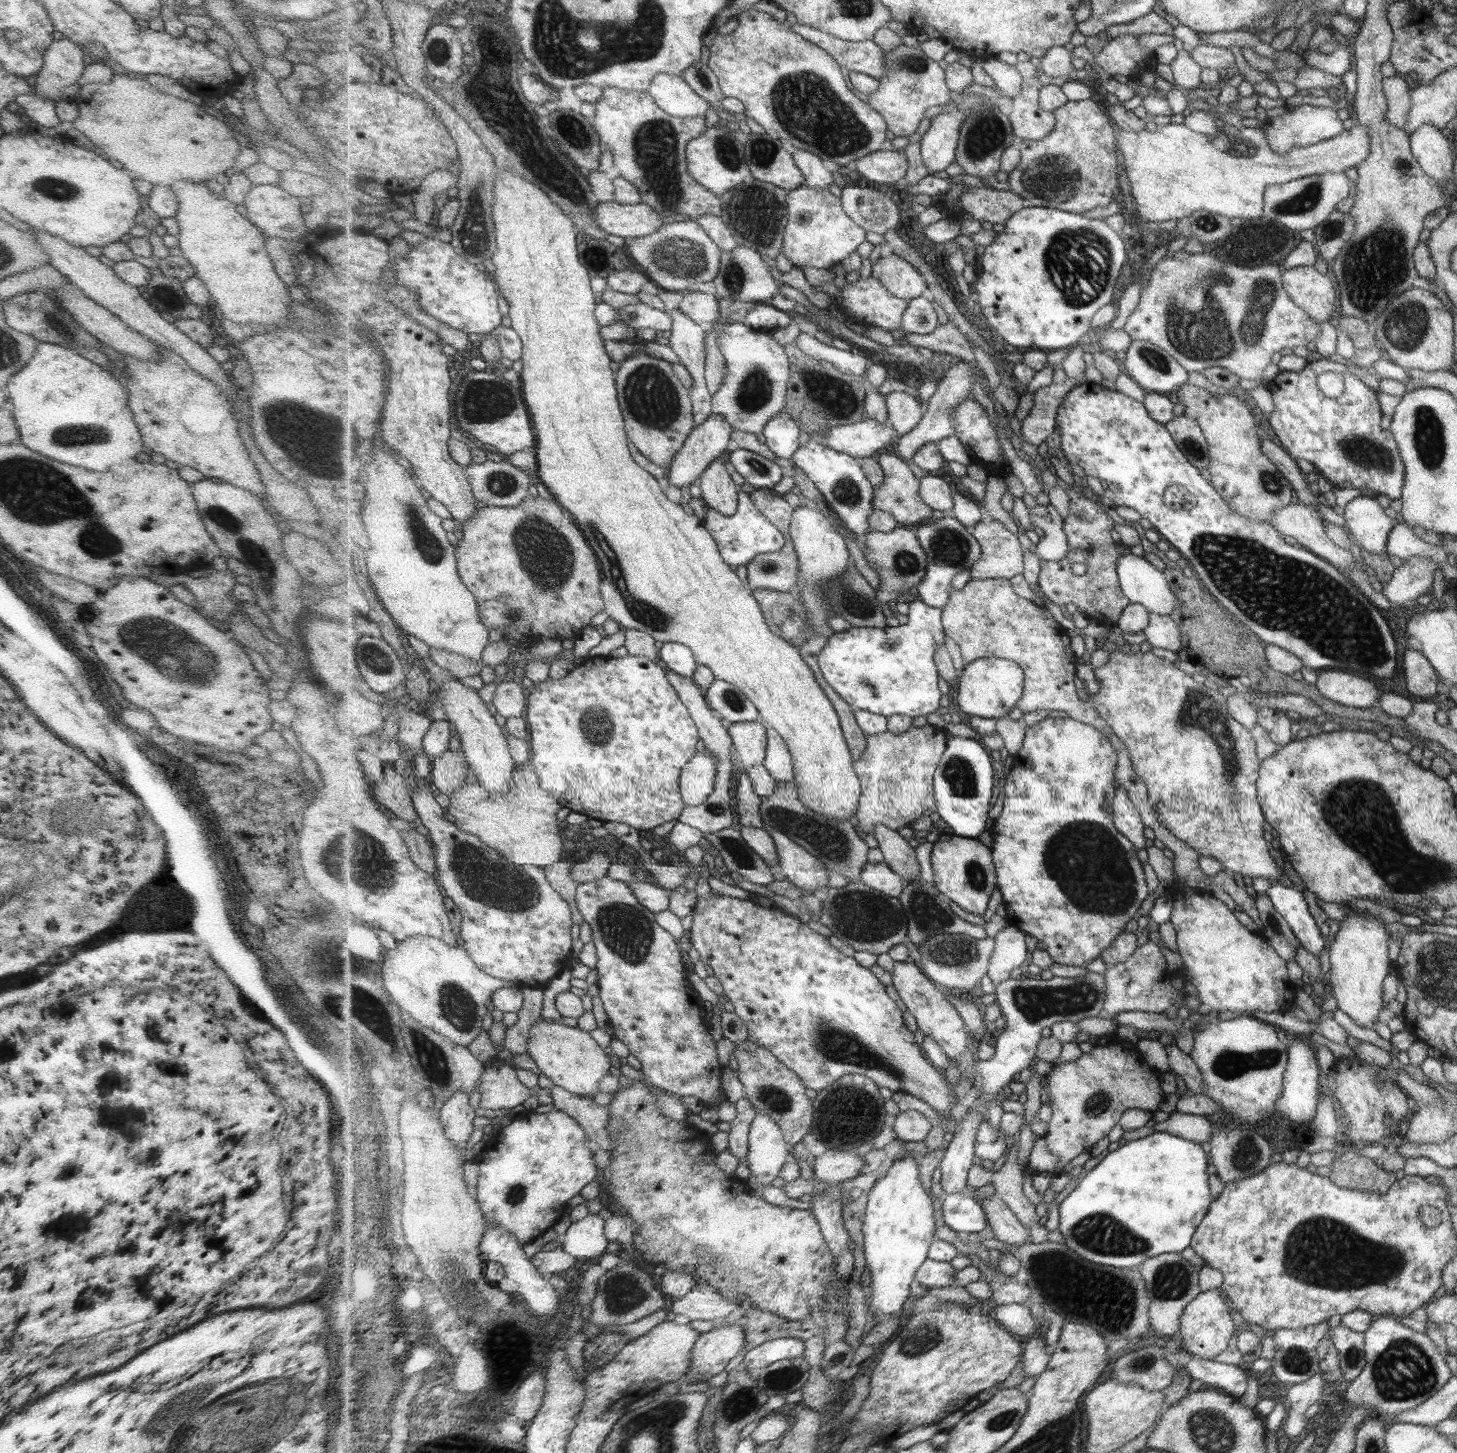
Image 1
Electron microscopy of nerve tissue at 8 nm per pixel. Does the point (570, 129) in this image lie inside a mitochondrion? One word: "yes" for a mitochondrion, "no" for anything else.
yes

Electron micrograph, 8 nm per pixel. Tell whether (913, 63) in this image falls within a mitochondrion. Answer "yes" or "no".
yes

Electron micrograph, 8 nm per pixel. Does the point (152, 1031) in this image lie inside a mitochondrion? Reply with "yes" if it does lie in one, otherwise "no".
no

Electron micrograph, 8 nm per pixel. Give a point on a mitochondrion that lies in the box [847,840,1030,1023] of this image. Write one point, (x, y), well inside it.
(930, 916)

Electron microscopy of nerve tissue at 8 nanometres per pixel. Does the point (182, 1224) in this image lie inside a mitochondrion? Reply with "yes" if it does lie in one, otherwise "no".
no

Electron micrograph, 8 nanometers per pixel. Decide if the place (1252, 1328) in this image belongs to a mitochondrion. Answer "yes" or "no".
no

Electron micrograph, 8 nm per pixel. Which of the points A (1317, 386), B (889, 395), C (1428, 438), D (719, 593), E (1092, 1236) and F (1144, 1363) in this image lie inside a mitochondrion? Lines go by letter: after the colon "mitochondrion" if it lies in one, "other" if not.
A: other
B: other
C: mitochondrion
D: other
E: mitochondrion
F: mitochondrion

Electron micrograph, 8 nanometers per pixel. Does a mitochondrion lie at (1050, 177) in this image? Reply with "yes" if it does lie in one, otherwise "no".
yes

